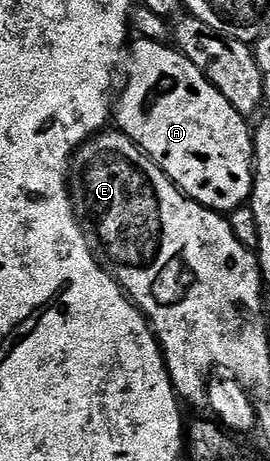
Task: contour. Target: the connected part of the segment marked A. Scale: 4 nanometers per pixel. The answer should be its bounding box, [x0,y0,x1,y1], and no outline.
[114,38,254,213]

